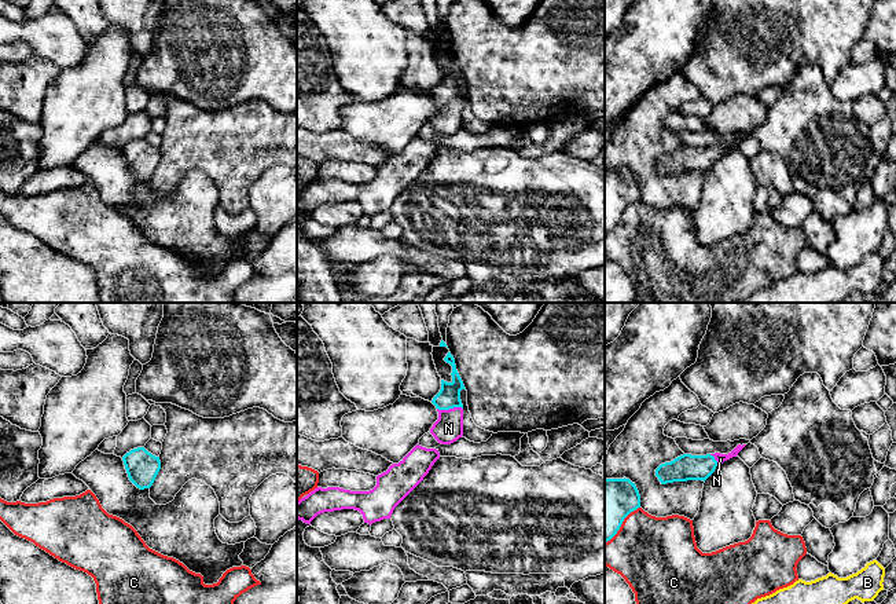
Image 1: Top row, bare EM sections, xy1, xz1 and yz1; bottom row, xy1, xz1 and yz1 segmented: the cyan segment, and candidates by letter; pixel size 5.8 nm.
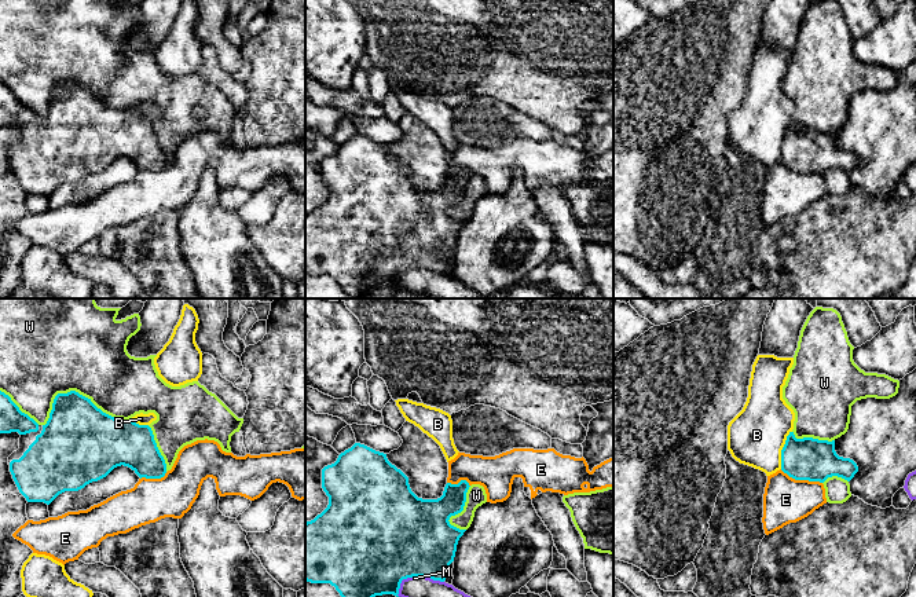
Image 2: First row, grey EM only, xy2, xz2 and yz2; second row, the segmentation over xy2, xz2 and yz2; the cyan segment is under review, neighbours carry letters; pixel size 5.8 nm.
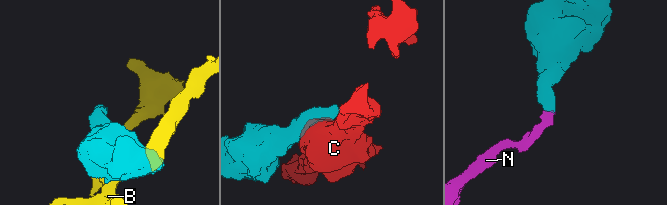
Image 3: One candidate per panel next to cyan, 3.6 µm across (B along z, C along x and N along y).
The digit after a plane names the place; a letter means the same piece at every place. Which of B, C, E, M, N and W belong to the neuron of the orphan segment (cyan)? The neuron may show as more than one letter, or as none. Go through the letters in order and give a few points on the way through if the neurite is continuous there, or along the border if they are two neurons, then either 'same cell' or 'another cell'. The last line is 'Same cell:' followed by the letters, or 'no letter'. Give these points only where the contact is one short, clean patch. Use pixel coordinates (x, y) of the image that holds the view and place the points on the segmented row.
B: another cell
C: another cell
E: border along yz2 (780, 469), (795, 479), (819, 480), (821, 483); another cell
M: border along xz2 (443, 582), (425, 577), (407, 577), (402, 581), (396, 594); another cell
N: runs through xz1 (448, 396), (450, 407), (448, 428); same cell
W: another cell
Same cell: N

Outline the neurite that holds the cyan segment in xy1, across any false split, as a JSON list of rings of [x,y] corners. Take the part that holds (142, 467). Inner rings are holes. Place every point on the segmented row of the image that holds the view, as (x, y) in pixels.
[[[144,447],[131,450],[122,457],[129,480],[140,490],[150,488],[161,469],[159,457]]]

